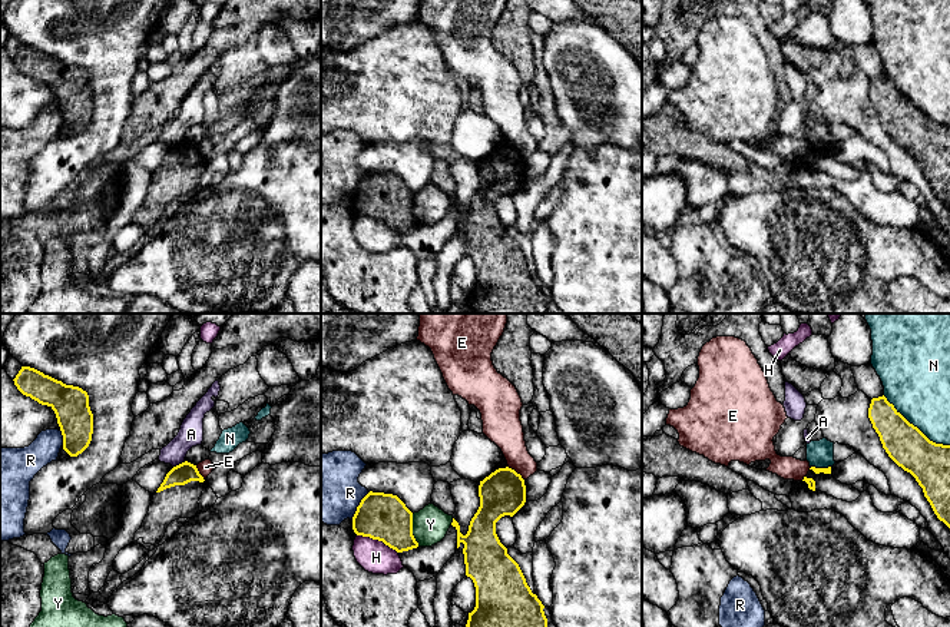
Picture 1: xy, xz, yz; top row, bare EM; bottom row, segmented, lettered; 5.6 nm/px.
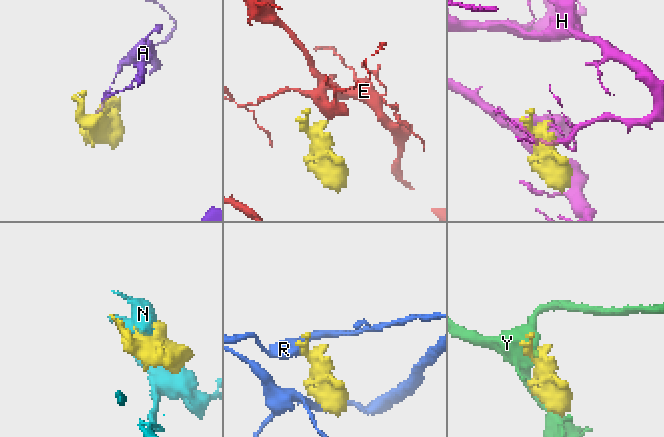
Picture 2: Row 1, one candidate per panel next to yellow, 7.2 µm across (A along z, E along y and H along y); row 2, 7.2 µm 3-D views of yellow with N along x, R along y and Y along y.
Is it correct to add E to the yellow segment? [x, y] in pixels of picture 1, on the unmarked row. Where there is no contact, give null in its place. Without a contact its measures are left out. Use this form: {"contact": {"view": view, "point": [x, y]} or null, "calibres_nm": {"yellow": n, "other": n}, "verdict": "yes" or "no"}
{"contact": {"view": "xz", "point": [515, 151]}, "calibres_nm": {"yellow": 260, "other": 200}, "verdict": "no"}

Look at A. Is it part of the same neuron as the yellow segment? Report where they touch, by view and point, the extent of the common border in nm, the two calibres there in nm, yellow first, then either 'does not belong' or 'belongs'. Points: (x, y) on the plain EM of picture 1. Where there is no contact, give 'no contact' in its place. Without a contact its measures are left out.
meets yellow in xy at (179, 143); contact 80 nm long; 120 nm thick on the yellow side, 140 nm on the other; does not belong

